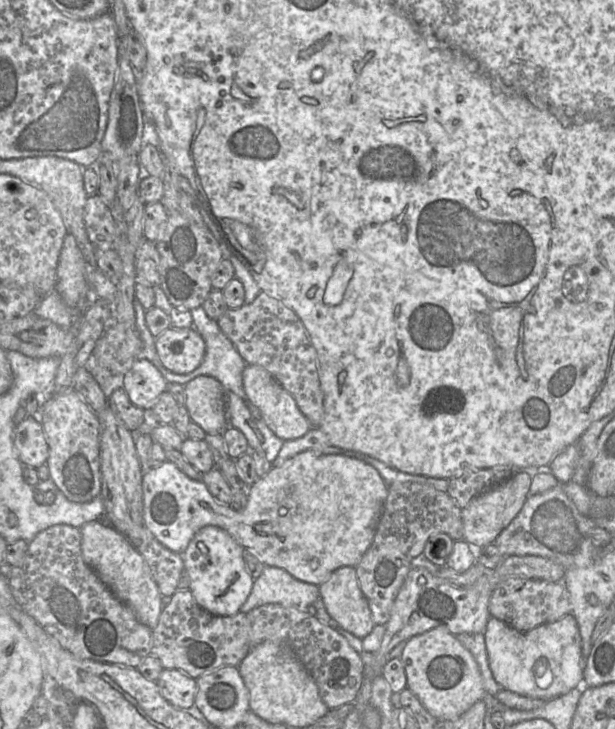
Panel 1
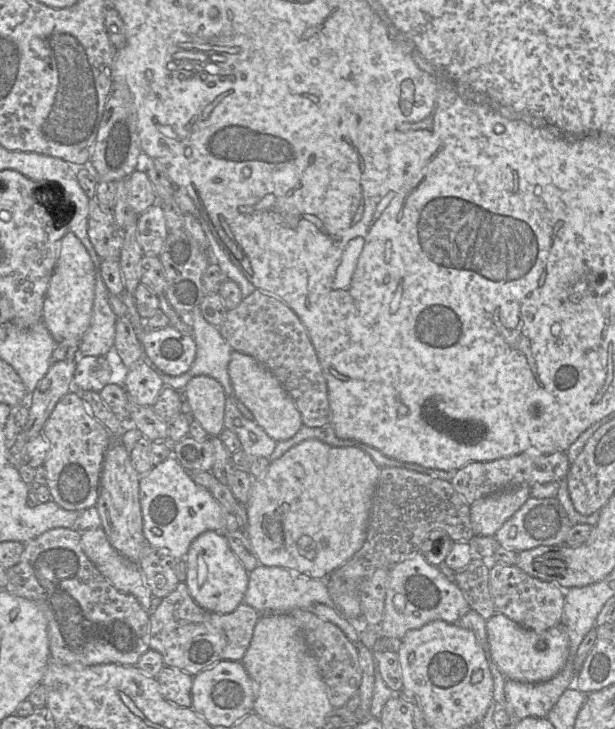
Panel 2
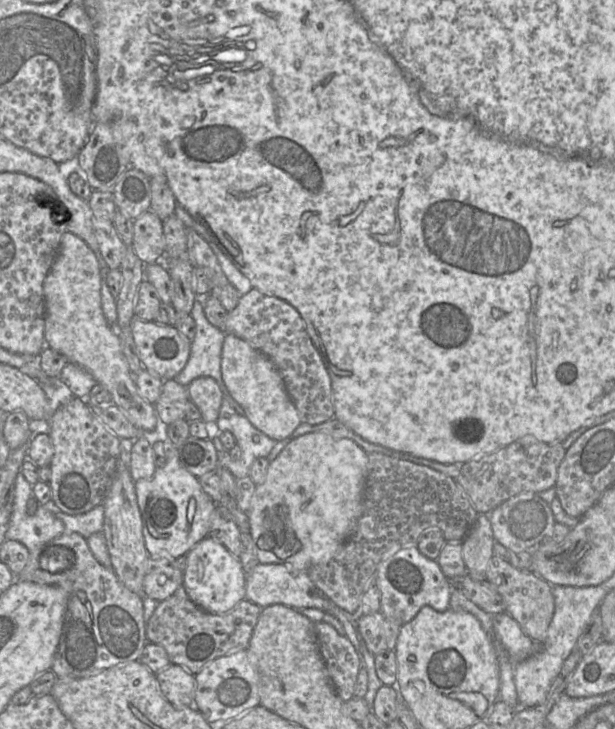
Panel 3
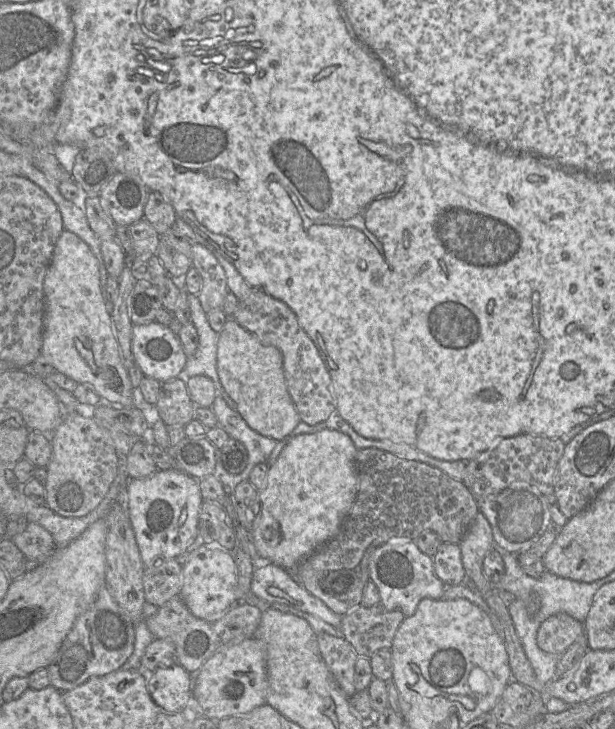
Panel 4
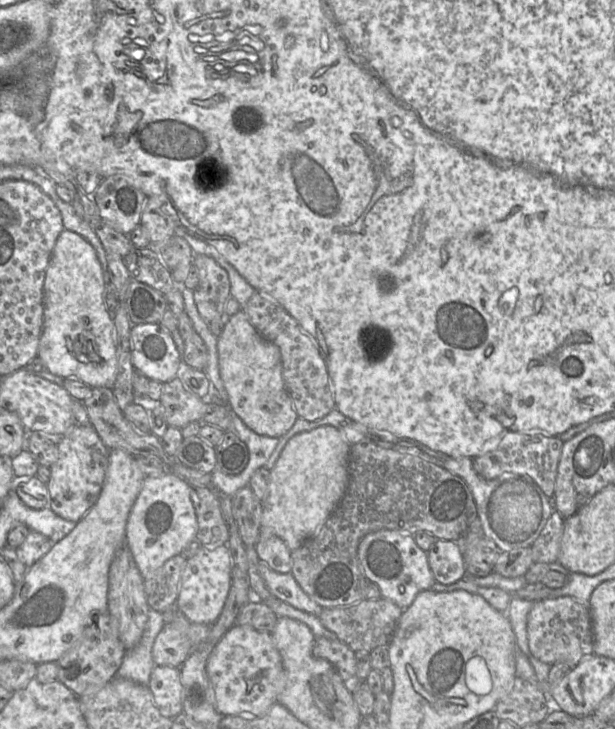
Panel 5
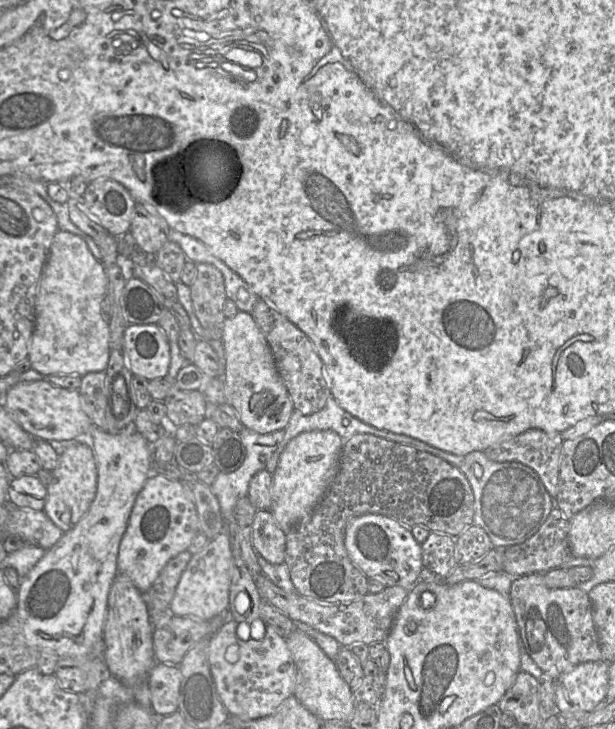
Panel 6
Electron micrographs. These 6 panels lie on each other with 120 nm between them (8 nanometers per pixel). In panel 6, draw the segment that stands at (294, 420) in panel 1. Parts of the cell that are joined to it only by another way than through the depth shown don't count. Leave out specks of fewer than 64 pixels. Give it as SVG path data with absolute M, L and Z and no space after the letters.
M239 310L232 318L225 318L223 324L227 402L234 407L244 427L261 434L285 429L295 408L256 319L252 313Z

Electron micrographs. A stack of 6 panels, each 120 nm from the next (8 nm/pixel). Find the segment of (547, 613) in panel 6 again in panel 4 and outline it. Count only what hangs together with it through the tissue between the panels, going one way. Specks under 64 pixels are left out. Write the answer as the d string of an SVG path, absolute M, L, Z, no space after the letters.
M560 612L542 622L536 639L544 652L561 655L582 635L585 635L584 623Z

